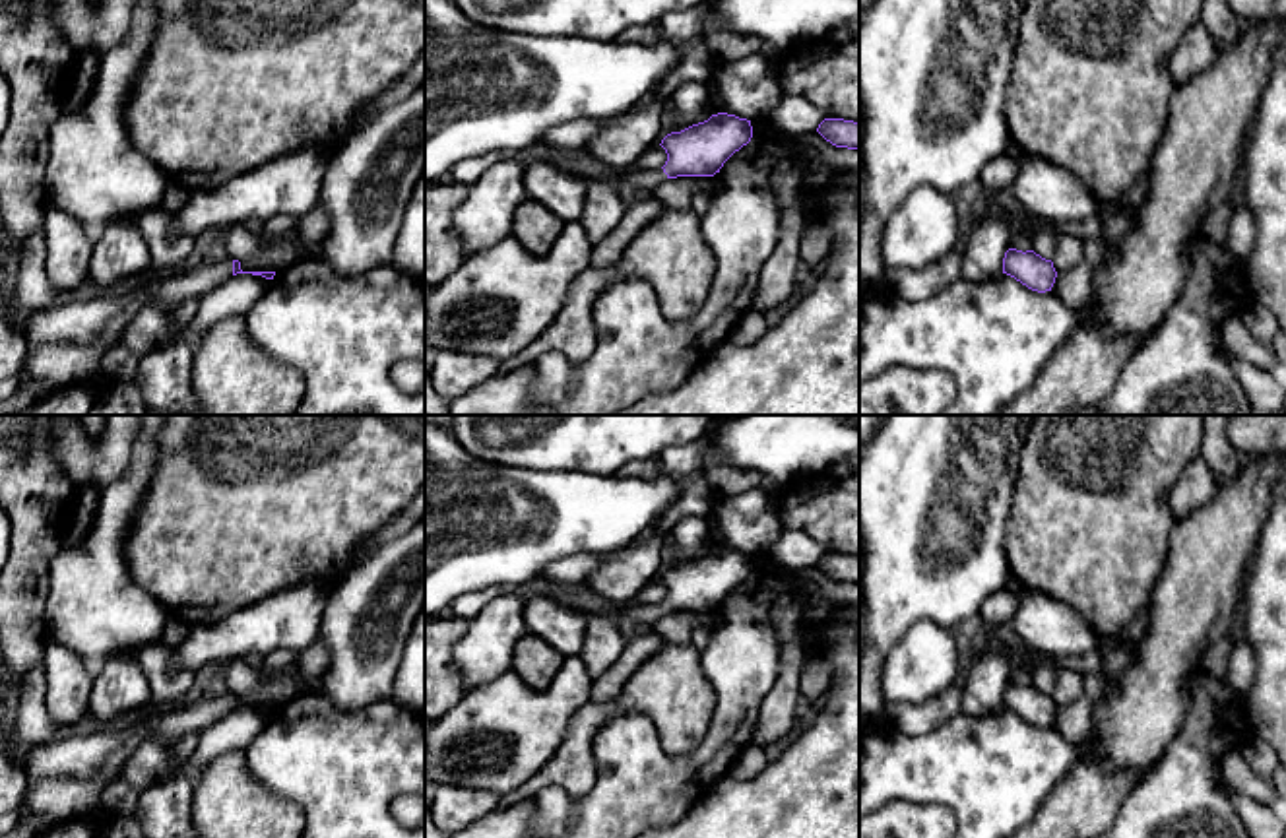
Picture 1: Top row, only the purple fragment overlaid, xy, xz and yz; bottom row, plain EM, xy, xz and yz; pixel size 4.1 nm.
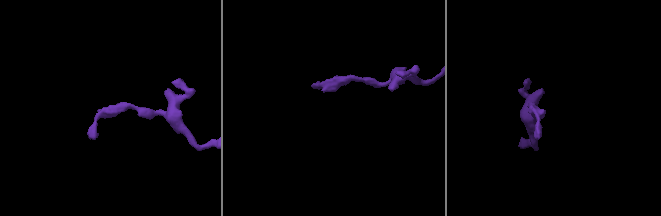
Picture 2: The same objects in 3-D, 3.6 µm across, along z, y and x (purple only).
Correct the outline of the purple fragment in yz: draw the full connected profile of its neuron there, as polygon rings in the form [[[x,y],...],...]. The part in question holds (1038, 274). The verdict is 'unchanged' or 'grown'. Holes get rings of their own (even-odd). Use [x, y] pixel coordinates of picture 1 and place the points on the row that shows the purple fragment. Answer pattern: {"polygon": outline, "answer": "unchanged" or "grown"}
{"polygon": [[[1009,248],[1003,258],[1003,274],[1014,277],[1032,291],[1051,291],[1057,272],[1051,260],[1042,258],[1034,250]]], "answer": "unchanged"}

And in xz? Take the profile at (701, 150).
{"polygon": [[[718,113],[704,122],[667,134],[659,144],[667,153],[661,169],[615,167],[613,180],[652,192],[667,178],[714,177],[751,138],[751,120]]], "answer": "grown"}

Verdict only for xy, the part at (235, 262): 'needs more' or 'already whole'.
needs more

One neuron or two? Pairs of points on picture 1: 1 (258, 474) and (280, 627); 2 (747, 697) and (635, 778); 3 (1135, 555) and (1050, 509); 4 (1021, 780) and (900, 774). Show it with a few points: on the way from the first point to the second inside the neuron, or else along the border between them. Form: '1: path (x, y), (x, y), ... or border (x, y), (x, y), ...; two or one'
1: border (321, 584), (291, 584), (233, 612); two
2: path (732, 728), (681, 778), (666, 778); one
3: path (1114, 546), (1071, 509); one
4: path (992, 778), (930, 778); one

